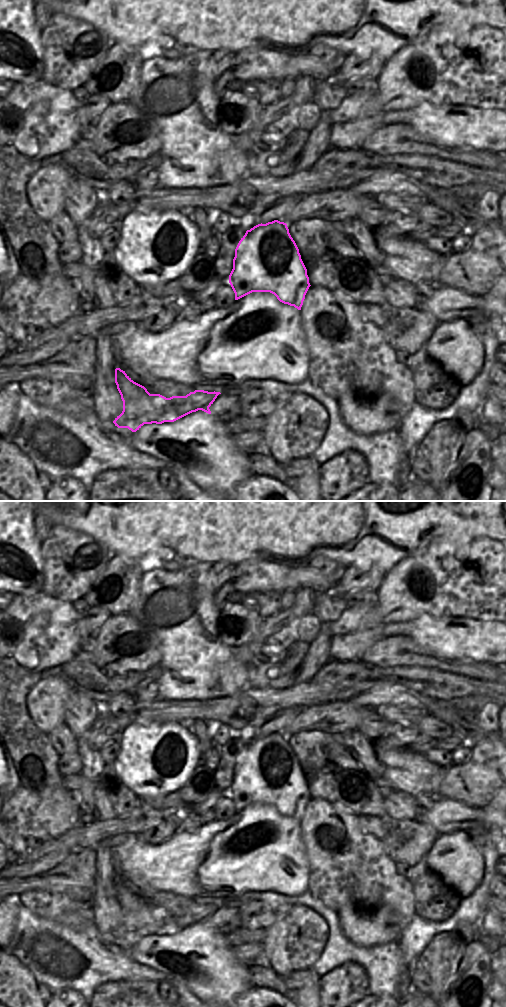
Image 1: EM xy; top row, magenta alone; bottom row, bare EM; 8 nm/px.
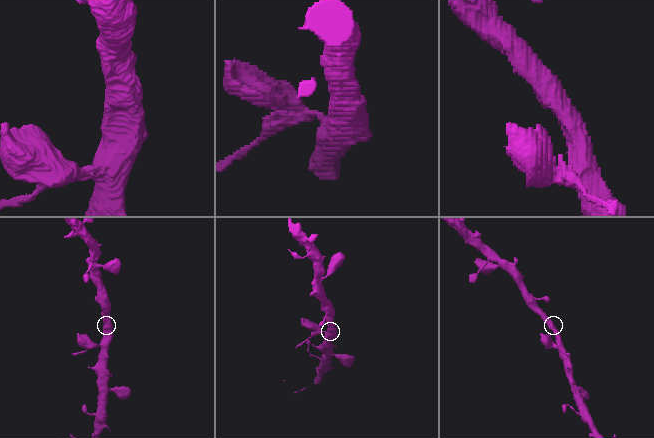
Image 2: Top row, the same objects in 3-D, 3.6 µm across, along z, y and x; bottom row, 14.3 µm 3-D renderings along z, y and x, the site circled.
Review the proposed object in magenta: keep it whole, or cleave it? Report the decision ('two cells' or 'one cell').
two cells

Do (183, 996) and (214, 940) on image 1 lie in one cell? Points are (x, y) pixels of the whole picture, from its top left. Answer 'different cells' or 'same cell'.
different cells

